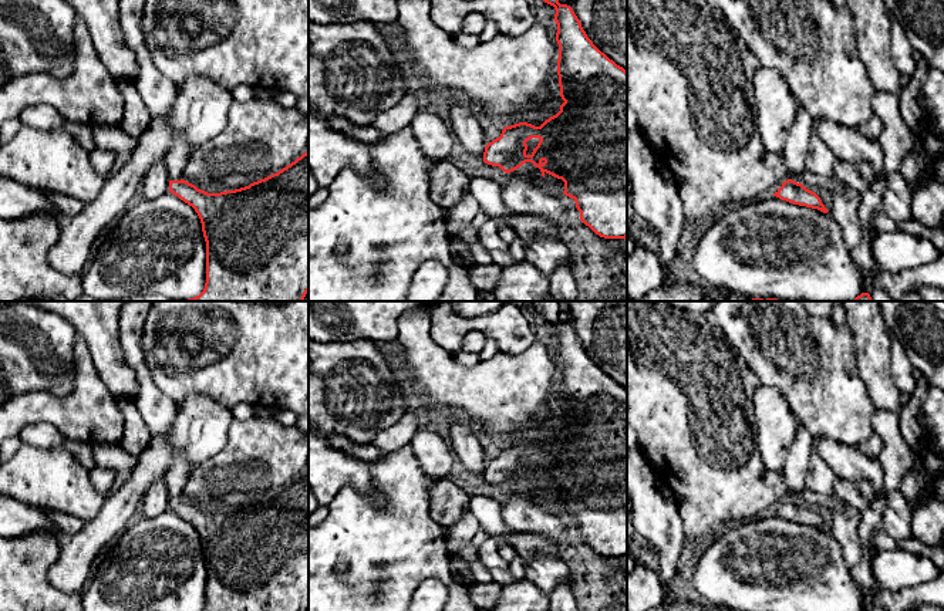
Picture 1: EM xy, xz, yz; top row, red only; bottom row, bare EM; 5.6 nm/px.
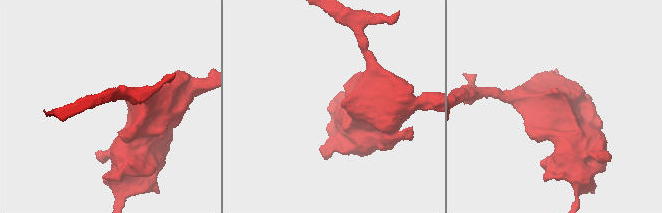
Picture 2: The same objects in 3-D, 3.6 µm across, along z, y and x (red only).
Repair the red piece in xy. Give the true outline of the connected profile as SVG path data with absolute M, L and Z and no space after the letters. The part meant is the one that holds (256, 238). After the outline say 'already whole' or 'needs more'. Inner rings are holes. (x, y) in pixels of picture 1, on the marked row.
M178 135L165 158L169 192L195 209L206 242L205 288L182 301L303 301L309 293L309 151L277 173L220 193L208 193L182 179L193 151L195 146Z; needs more

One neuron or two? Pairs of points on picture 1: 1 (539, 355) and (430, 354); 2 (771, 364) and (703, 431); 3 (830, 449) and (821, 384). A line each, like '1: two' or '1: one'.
1: one
2: two
3: two

